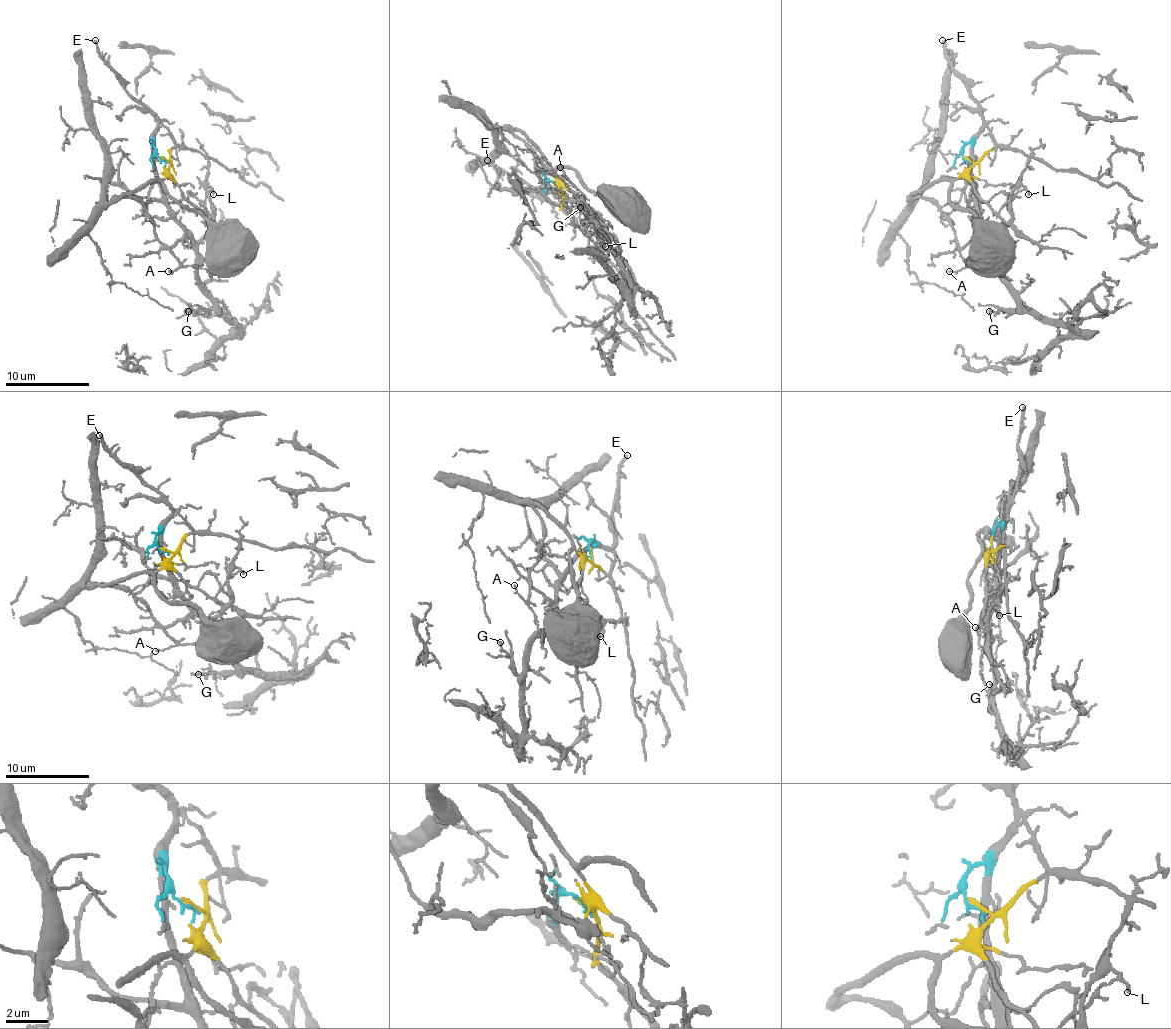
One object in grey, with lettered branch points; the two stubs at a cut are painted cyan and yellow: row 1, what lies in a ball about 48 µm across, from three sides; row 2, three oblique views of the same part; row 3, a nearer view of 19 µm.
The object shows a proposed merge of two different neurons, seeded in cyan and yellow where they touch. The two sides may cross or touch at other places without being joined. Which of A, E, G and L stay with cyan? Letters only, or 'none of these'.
E, G

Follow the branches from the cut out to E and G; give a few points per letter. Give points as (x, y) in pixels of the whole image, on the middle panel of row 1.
E: (557, 185), (552, 181), (546, 183), (546, 202), (521, 189), (487, 160)
G: (557, 185), (548, 181), (546, 189), (584, 210), (605, 236), (580, 206)

